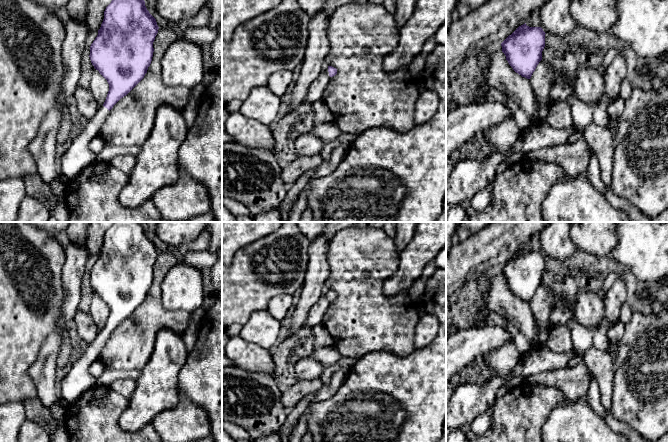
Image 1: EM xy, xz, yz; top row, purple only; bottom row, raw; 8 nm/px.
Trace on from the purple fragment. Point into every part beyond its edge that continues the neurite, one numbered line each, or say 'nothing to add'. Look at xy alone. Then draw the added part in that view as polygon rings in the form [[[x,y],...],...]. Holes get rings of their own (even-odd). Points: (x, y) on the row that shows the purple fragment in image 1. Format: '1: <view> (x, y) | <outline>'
1: xy (78, 156) | [[[101,105],[95,116],[87,120],[87,125],[81,134],[75,137],[70,147],[63,153],[60,173],[68,180],[76,177],[97,160],[97,155],[90,149],[89,143],[98,137],[98,132],[108,113],[109,110]]]

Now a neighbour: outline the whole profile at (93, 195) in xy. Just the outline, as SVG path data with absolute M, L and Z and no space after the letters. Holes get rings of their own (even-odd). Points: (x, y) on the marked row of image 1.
M96 160L88 165L65 185L63 196L69 210L67 222L160 222L162 216L151 199L136 208L126 208L120 203L120 191L128 180L129 175L107 162Z

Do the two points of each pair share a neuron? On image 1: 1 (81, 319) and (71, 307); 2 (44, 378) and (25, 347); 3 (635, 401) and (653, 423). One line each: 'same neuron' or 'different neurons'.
1: different neurons
2: different neurons
3: same neuron

